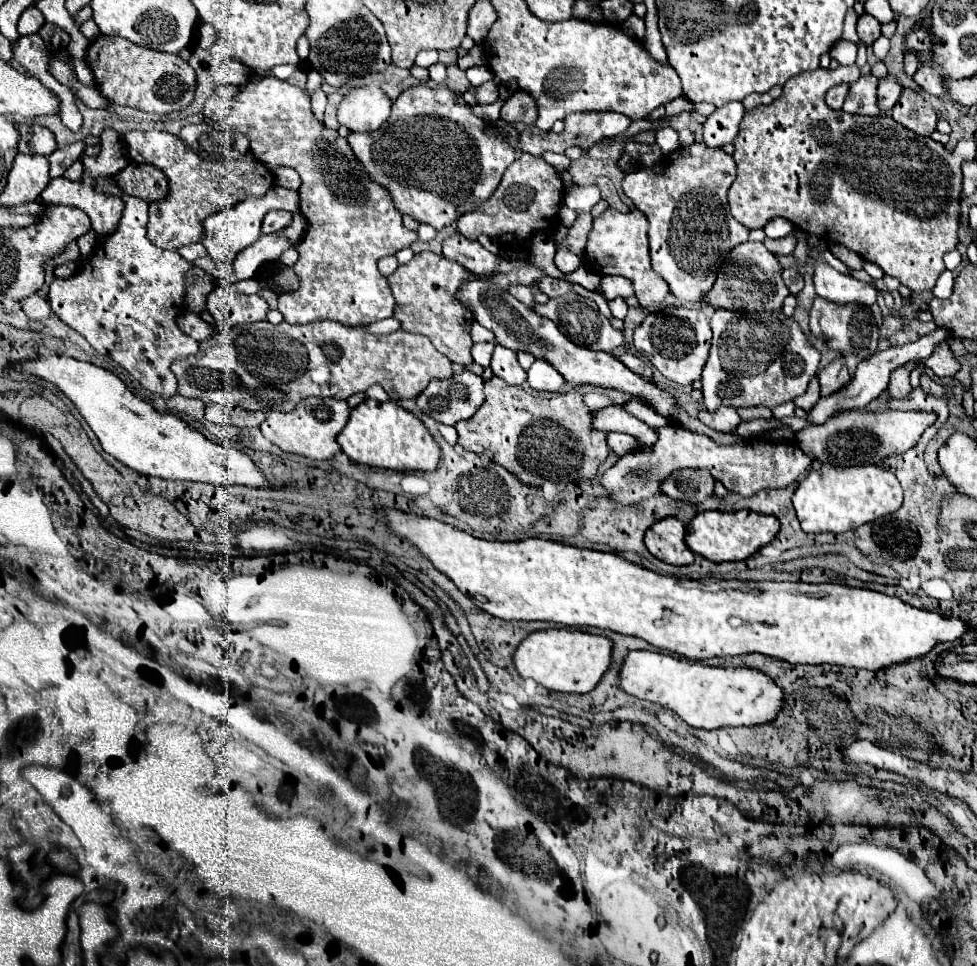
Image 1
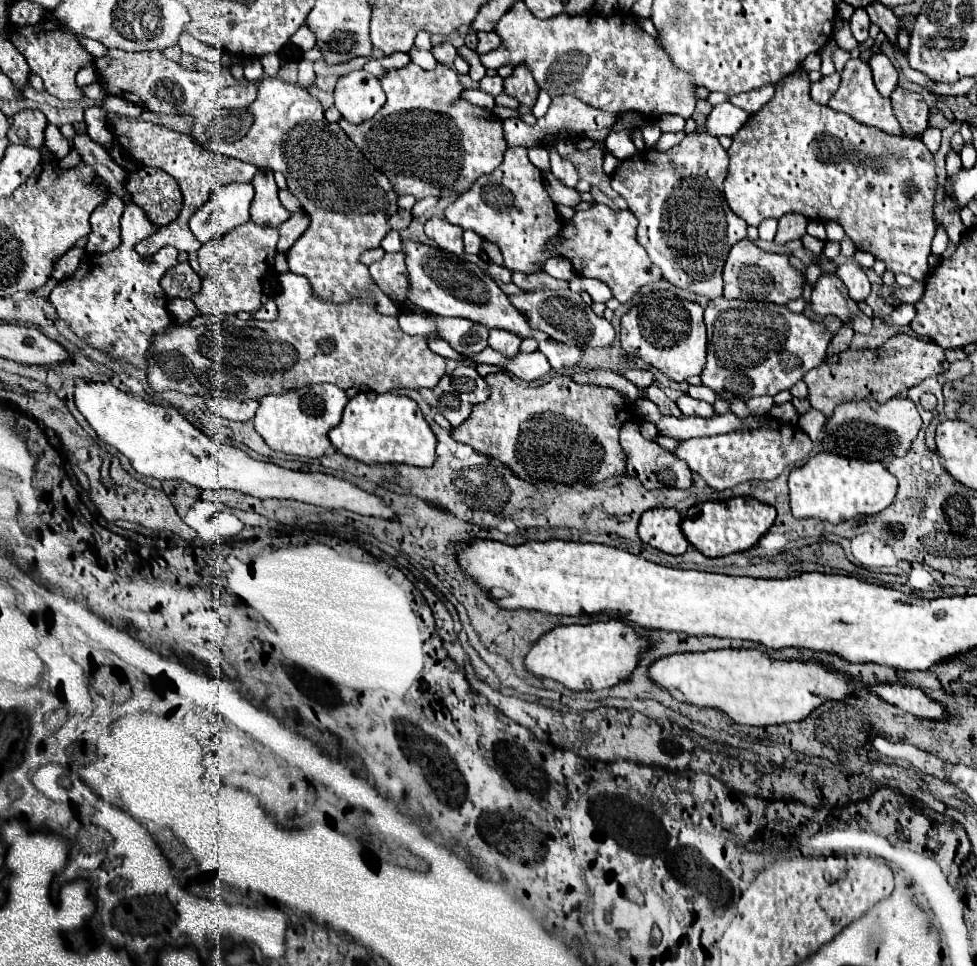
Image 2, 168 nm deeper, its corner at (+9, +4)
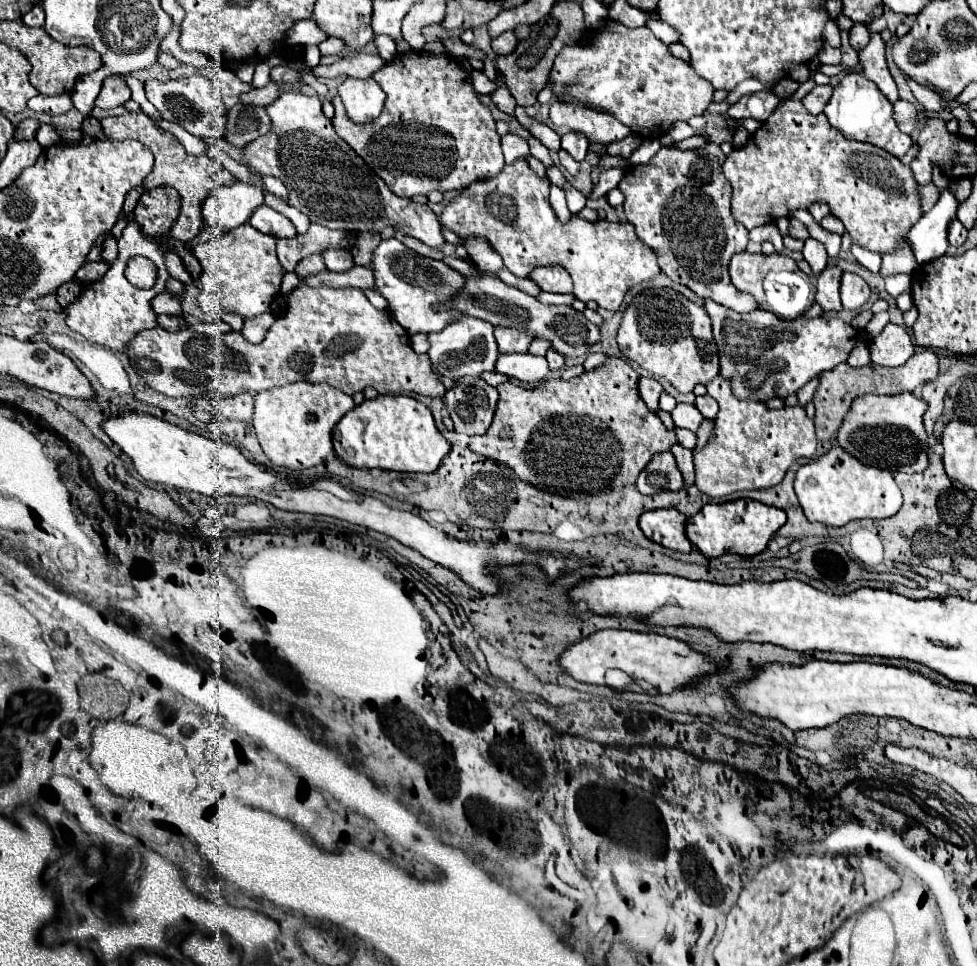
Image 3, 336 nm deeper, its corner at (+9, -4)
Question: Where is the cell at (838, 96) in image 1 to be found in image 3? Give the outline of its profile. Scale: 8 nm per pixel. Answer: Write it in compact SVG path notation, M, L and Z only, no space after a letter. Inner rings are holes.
M816 85L804 99L802 99L802 105L812 113L812 115L818 115L824 111L826 103L830 101L830 95L832 95L832 87L830 85Z

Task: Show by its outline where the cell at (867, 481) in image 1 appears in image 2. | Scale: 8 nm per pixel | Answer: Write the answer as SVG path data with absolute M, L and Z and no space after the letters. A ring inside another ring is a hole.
M818 453L806 465L794 469L788 479L790 507L796 519L814 517L826 523L842 523L858 515L872 515L886 509L896 497L896 477L882 463L846 459L832 453Z

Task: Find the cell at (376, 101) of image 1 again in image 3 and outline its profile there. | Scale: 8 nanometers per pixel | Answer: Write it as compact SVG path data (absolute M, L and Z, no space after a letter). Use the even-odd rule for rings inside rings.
M346 77L346 81L338 87L338 95L342 97L342 103L346 107L346 113L356 123L368 123L376 119L386 101L386 93L382 87L372 79L354 79Z

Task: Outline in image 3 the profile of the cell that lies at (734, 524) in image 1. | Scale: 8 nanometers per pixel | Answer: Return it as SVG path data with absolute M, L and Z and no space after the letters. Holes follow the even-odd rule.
M738 499L728 503L708 503L692 515L686 523L688 539L706 555L706 557L720 557L724 553L738 553L738 555L756 555L762 553L770 541L770 537L786 523L786 513L782 509L752 501L752 499Z

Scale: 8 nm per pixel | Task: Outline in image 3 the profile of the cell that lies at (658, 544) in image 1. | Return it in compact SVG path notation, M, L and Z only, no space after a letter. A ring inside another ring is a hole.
M658 509L646 511L640 517L640 529L644 535L668 549L676 549L682 553L692 551L692 543L686 537L686 515L674 509Z

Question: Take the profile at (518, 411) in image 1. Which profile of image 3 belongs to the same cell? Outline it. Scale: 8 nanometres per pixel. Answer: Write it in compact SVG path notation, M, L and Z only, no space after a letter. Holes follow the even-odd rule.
M608 357L608 361L594 371L586 371L570 381L548 379L534 389L522 389L506 381L498 385L500 401L488 433L472 437L470 449L514 469L522 481L556 495L596 495L614 487L636 483L636 475L646 467L652 455L670 451L670 447L678 443L676 431L666 429L658 415L648 411L646 403L640 399L638 379L640 373L636 373L624 359Z

